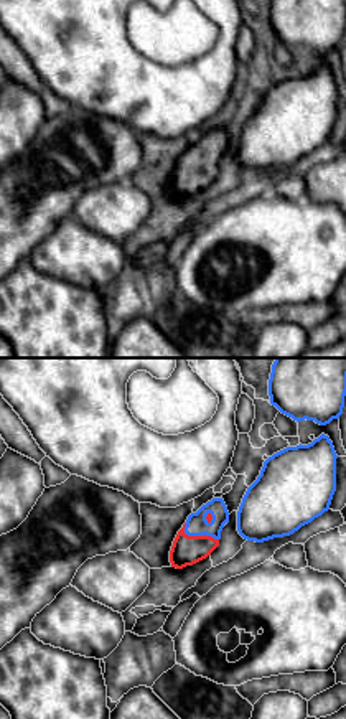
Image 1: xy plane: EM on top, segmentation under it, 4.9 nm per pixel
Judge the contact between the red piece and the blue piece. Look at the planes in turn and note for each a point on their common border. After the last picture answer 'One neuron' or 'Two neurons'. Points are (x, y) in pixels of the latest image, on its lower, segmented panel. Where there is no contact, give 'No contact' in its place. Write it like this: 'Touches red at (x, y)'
Touches red at (200, 536)

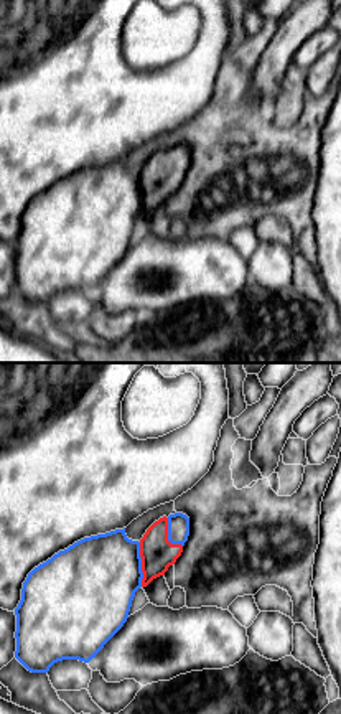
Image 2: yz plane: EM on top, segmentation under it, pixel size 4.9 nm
Touches red at (142, 564)

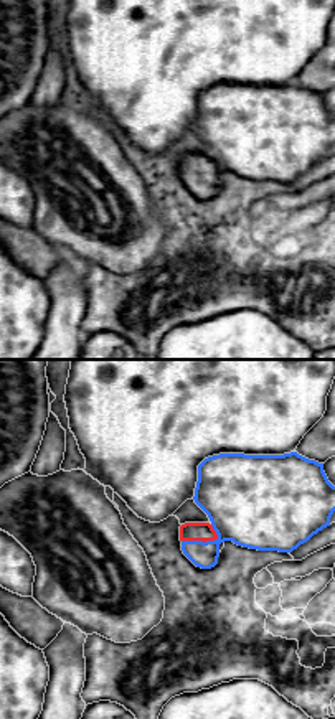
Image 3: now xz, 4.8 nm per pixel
Touches red at (200, 540)

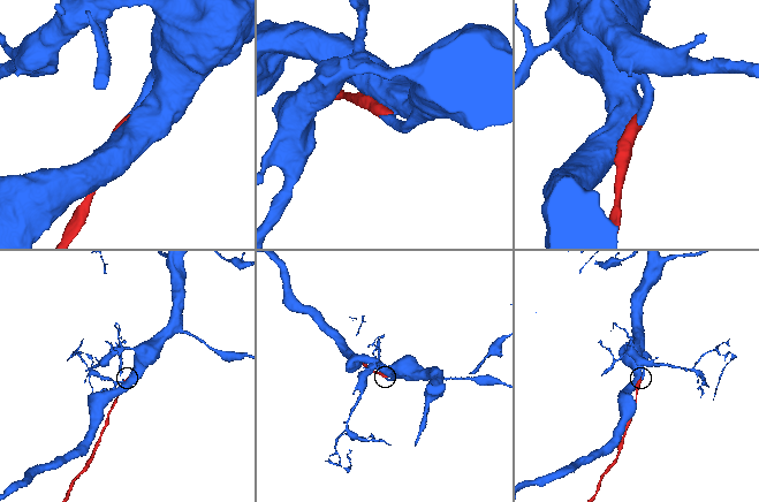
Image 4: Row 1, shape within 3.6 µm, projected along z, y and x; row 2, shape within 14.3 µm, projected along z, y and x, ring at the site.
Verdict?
One neuron

